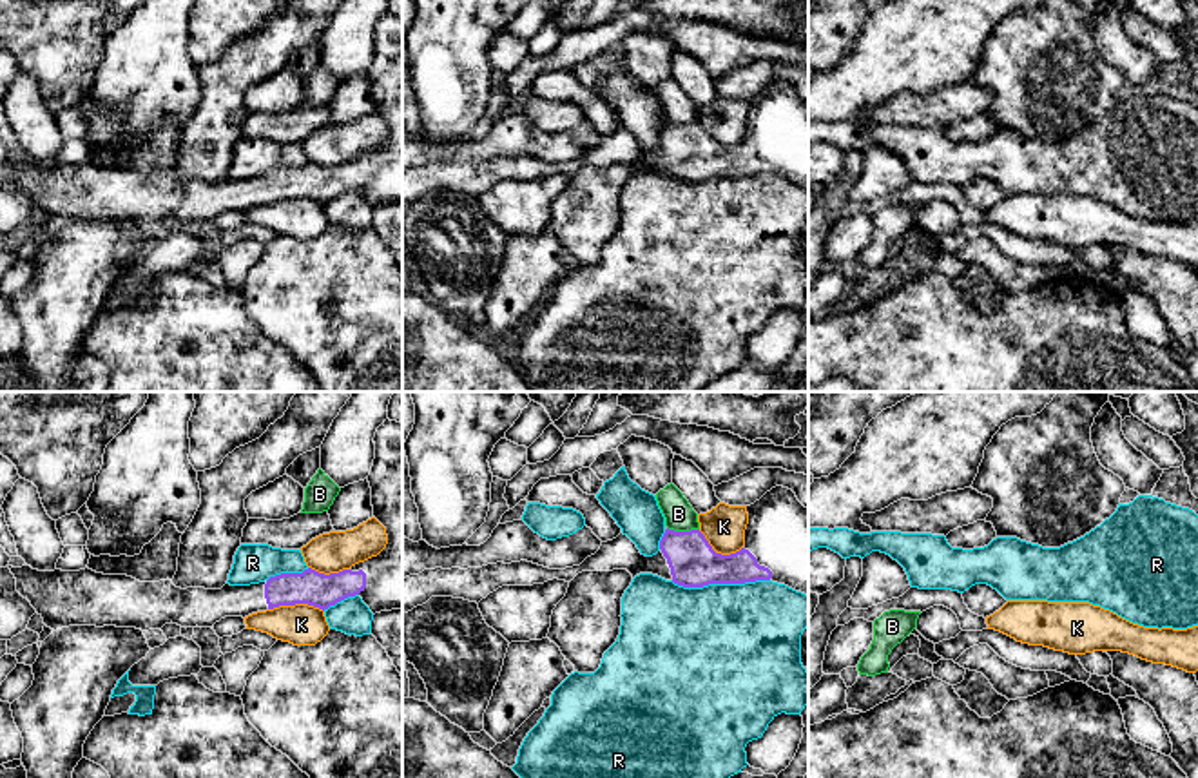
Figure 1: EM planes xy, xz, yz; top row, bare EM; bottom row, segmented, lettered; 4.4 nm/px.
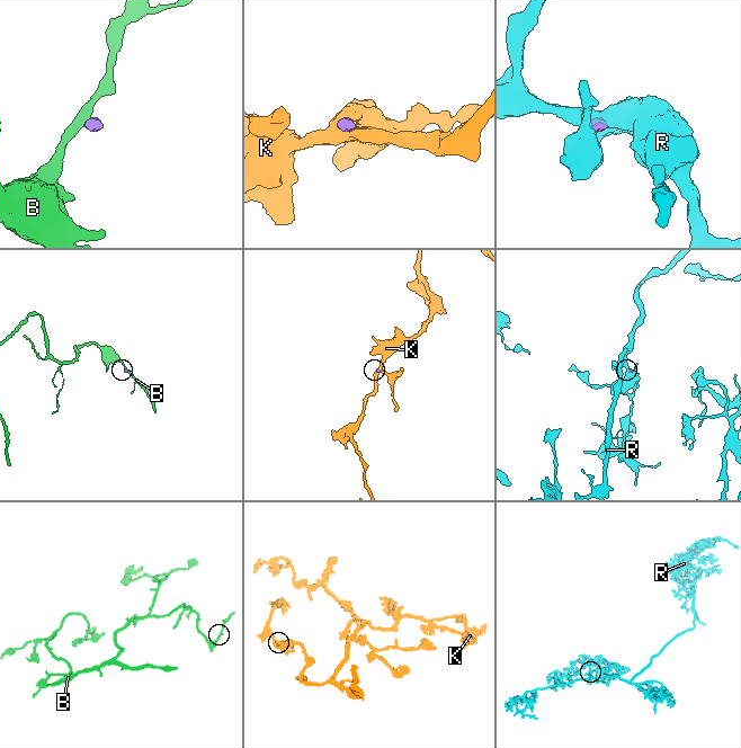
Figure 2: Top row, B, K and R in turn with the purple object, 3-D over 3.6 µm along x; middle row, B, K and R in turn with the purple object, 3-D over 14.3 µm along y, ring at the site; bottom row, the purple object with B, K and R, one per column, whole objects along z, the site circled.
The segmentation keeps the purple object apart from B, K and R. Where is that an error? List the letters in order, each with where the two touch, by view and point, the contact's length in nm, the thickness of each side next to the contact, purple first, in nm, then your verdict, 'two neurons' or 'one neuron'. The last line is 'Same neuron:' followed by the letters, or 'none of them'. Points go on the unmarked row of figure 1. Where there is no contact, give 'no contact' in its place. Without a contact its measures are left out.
B: contact xz (684, 126); length 140 nm; calibres 220 and 130 nm; two neurons
K: contact xy (296, 196); length 240 nm; calibres 150 and 190 nm; two neurons
R: contact xz (720, 176); length 440 nm; calibres 220 and 500 nm; two neurons
Same neuron: none of them

